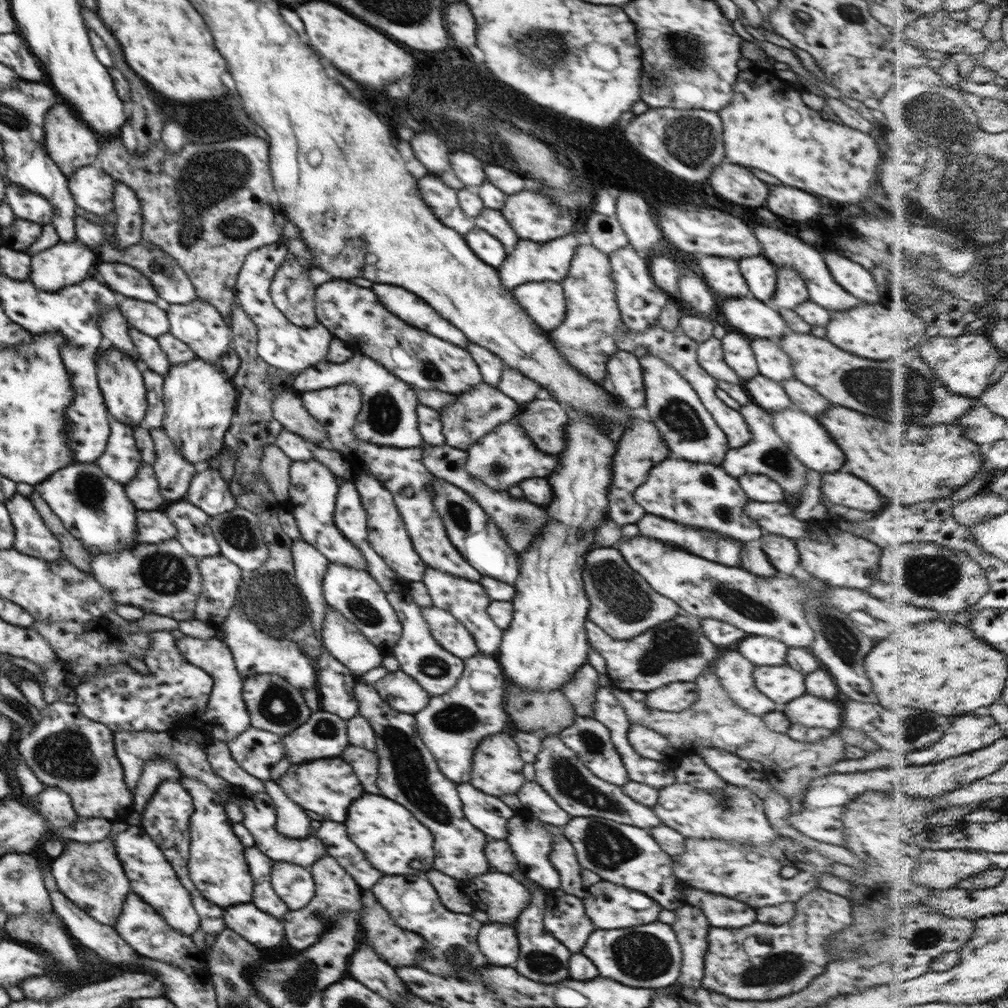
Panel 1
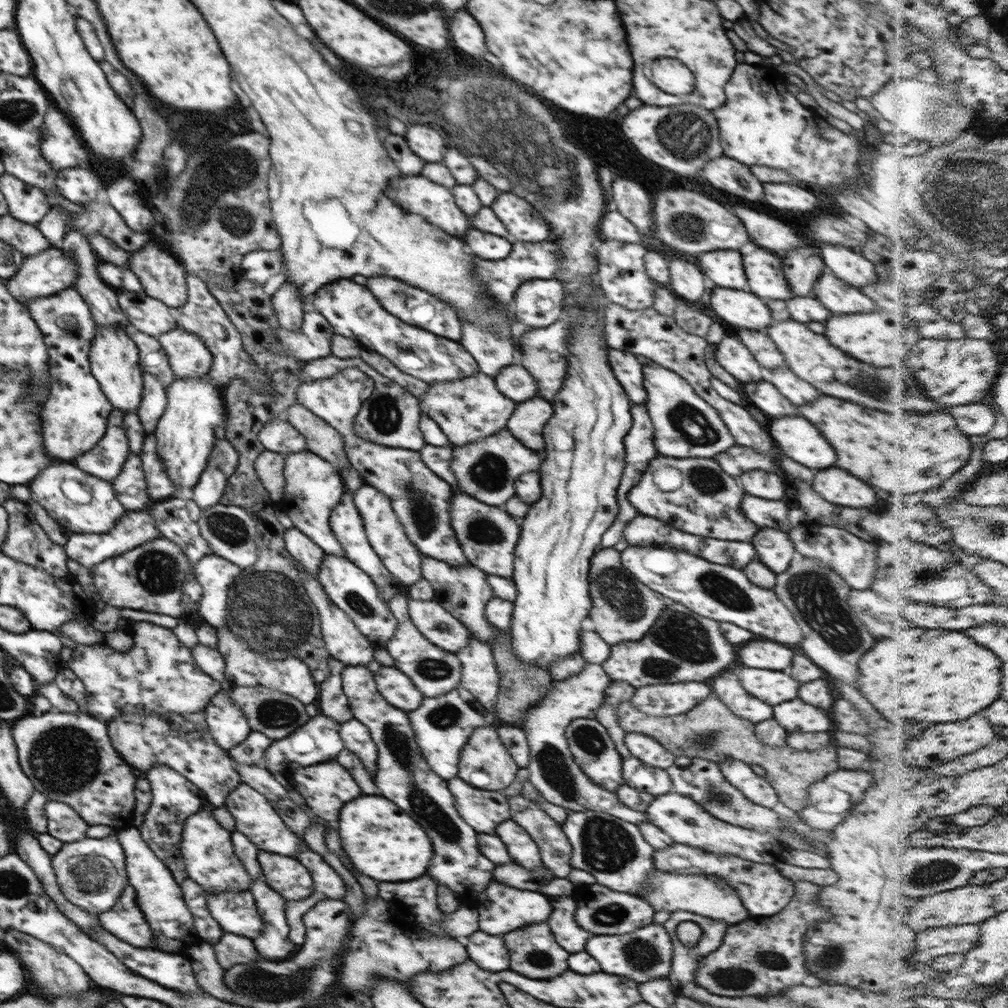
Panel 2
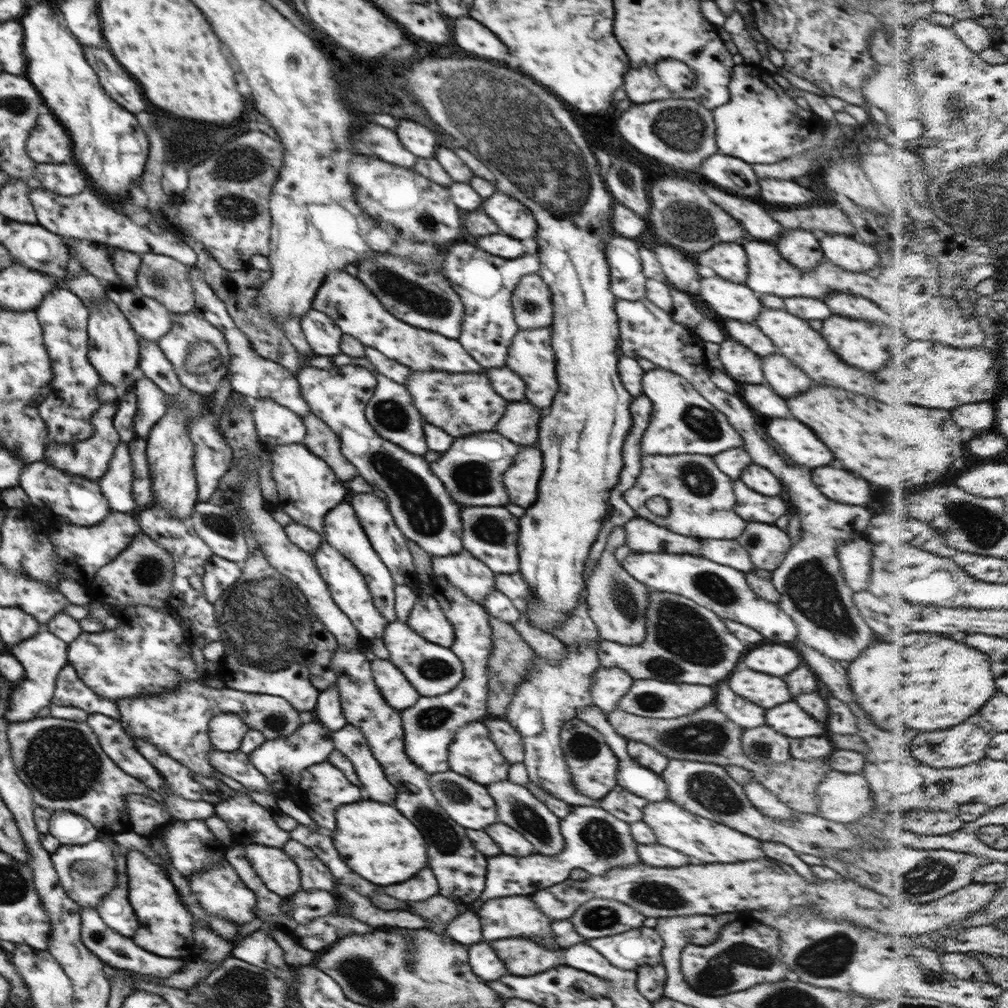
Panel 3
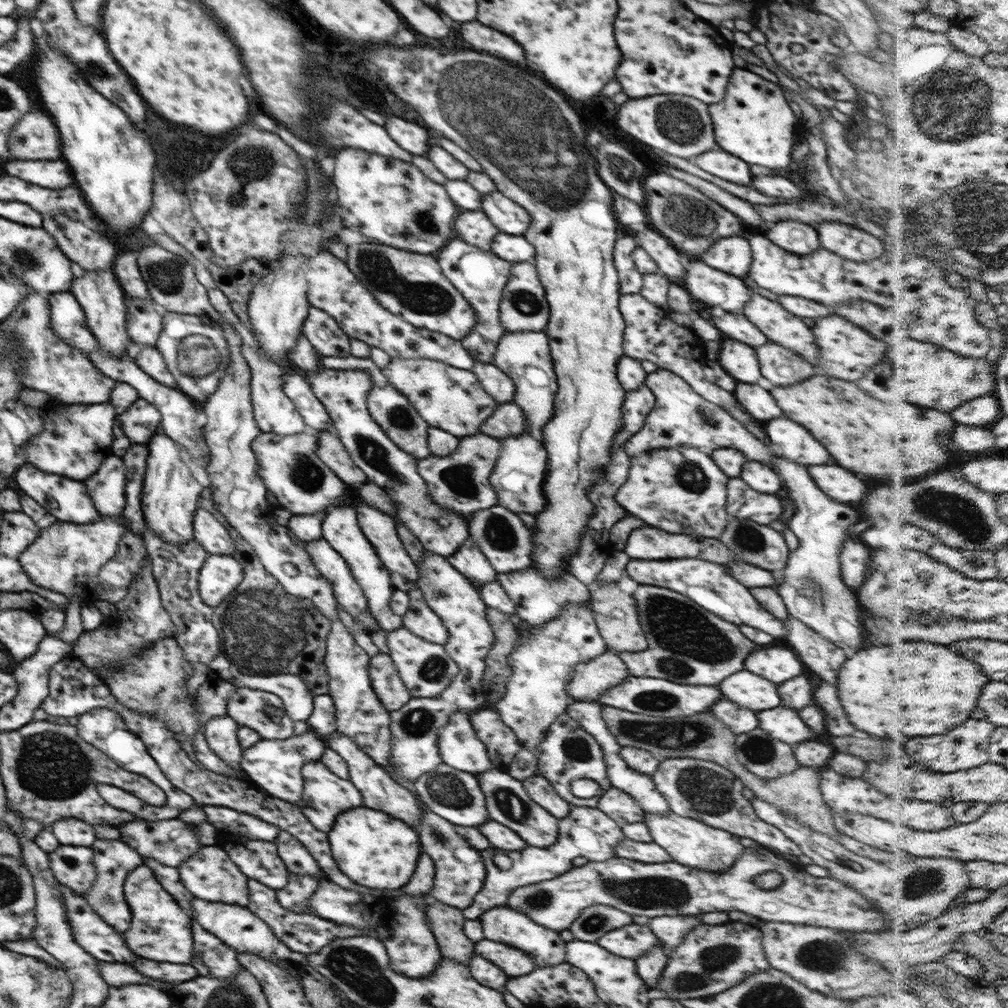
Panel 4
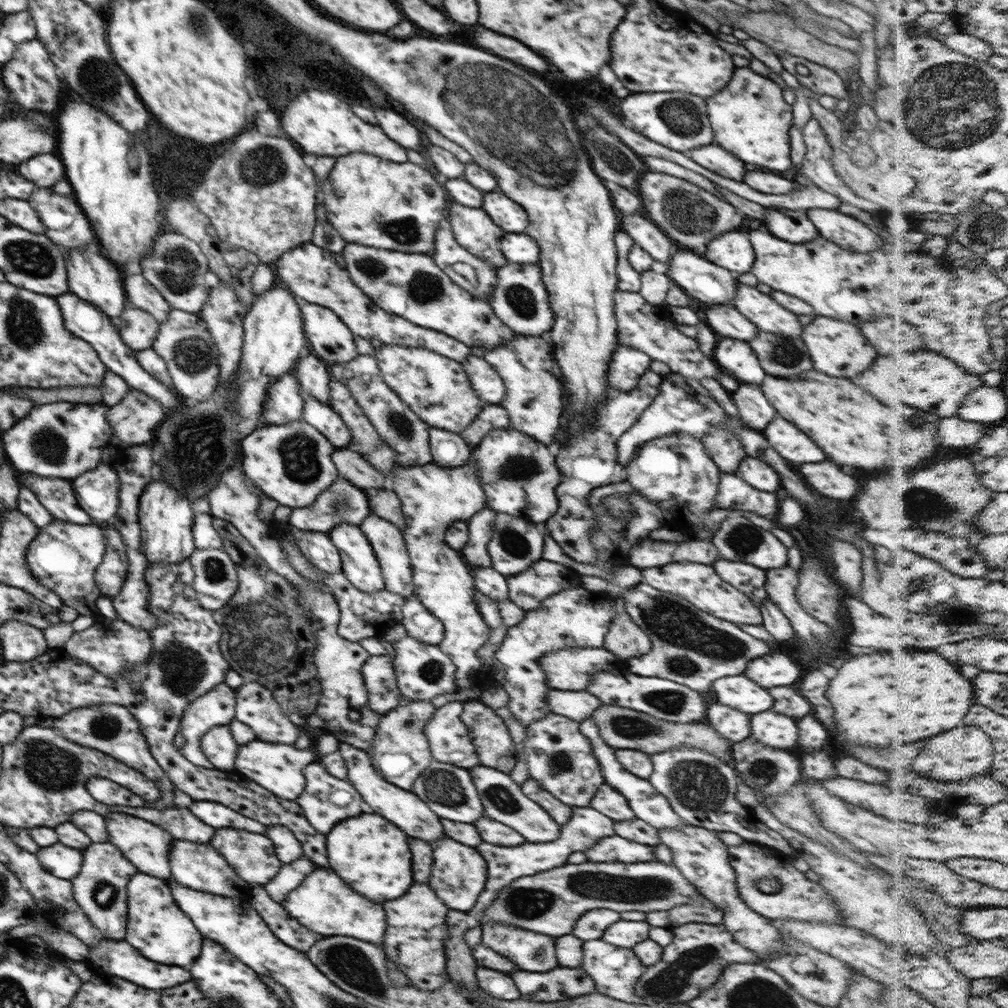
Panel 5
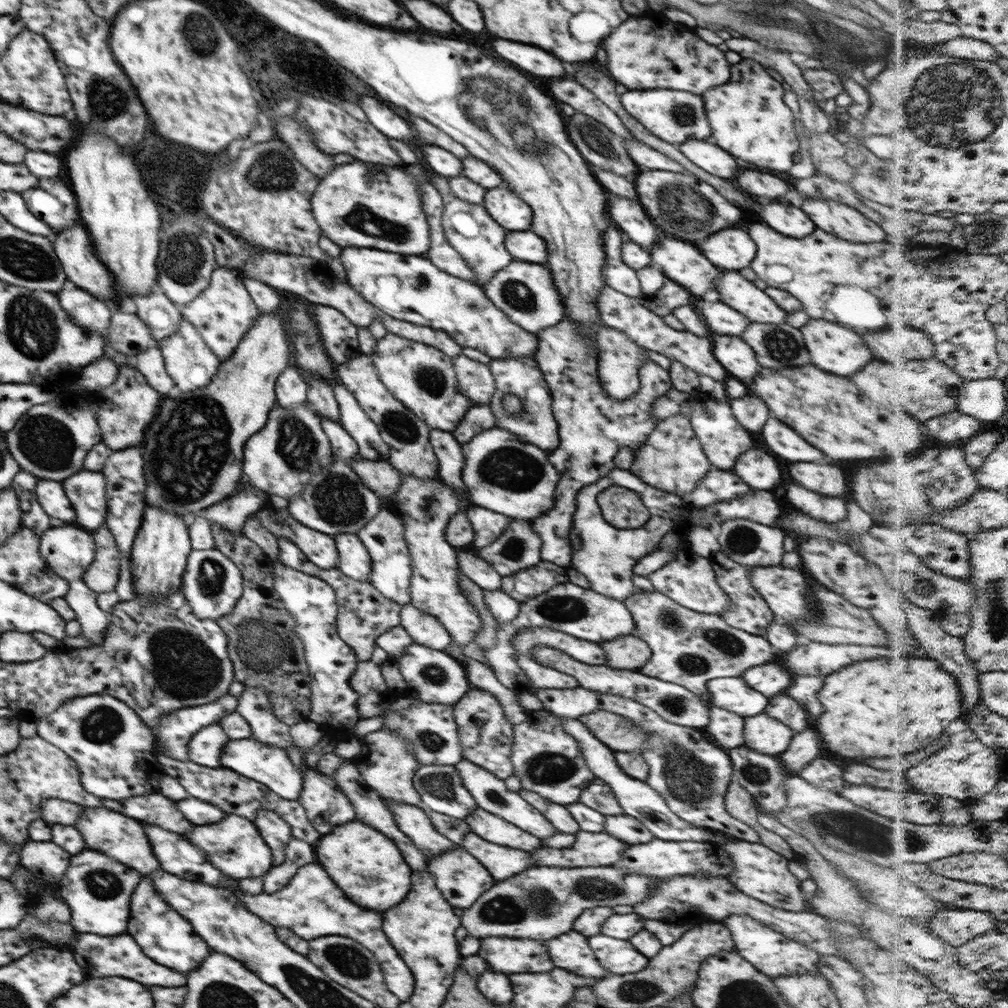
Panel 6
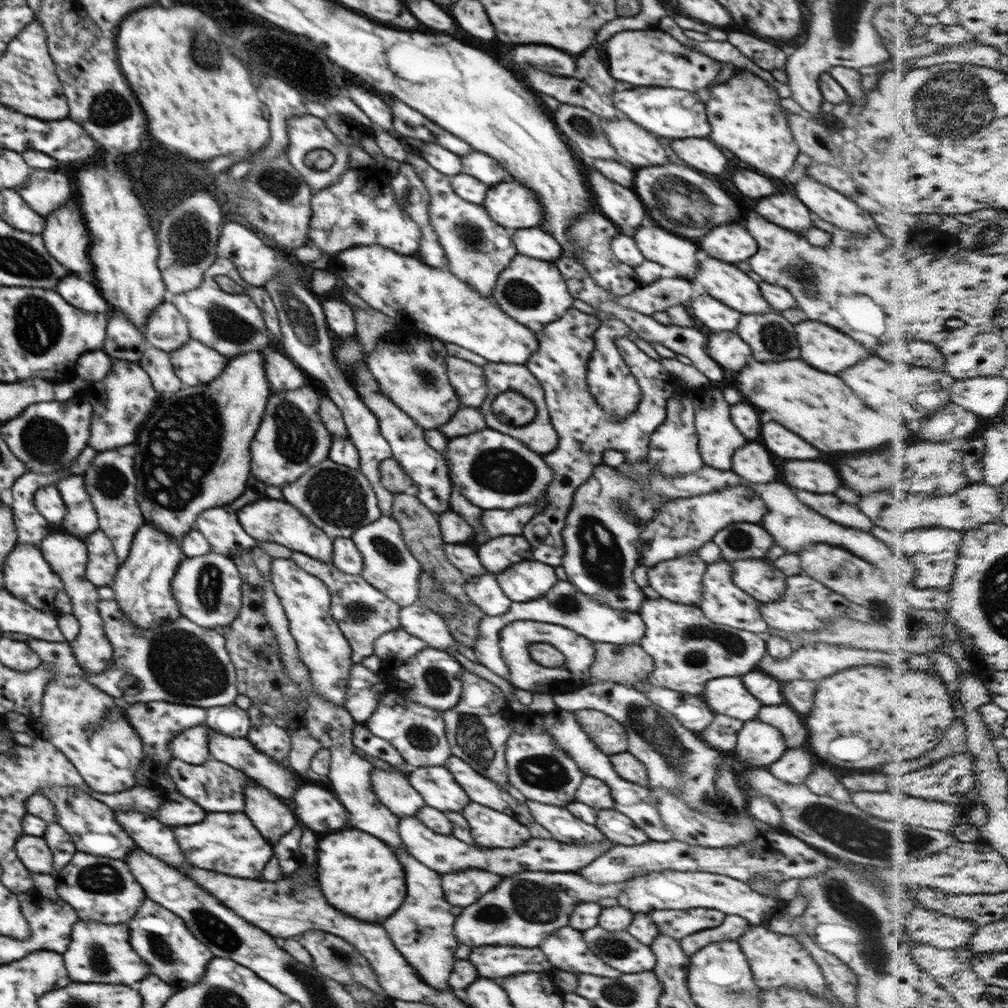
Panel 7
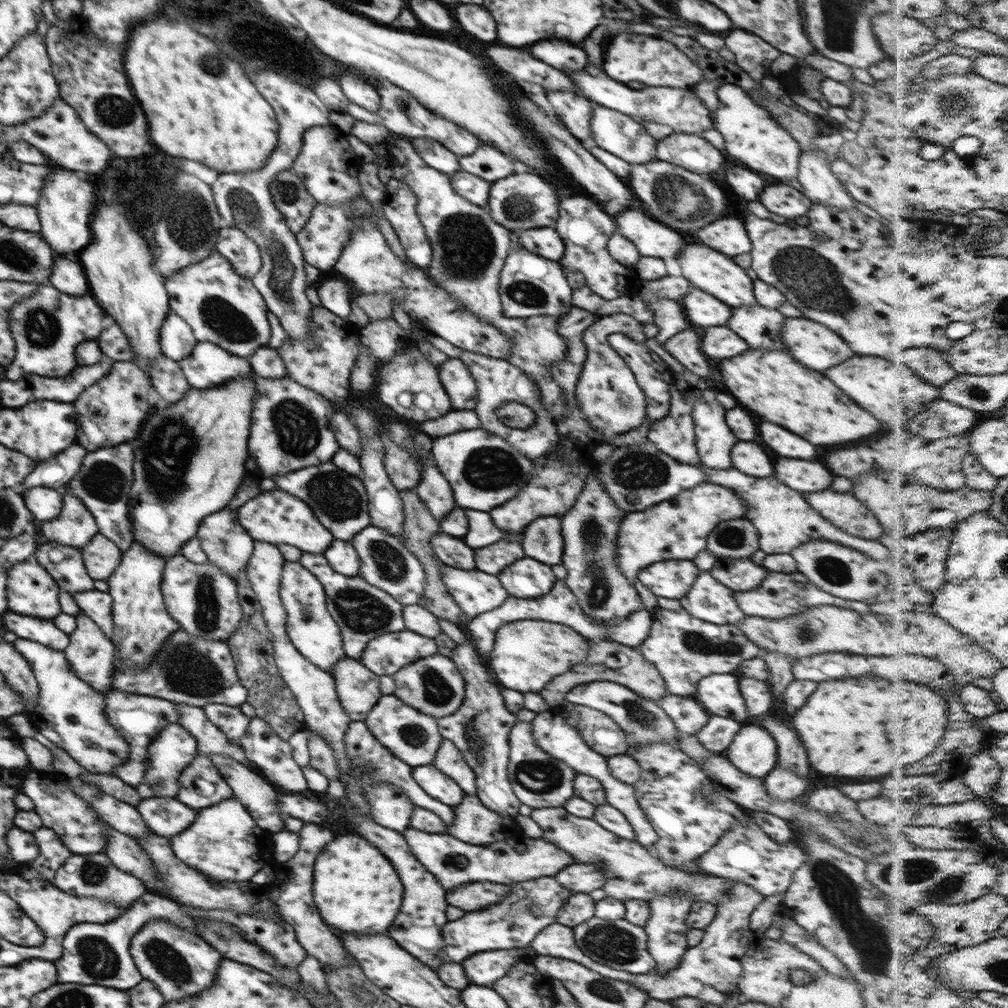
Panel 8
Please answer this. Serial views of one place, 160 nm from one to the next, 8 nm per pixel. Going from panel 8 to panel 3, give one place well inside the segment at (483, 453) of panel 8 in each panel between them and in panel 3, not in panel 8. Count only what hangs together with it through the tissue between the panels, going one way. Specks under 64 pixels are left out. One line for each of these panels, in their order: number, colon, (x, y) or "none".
3: (521, 482)
4: (518, 478)
5: (519, 475)
6: (502, 473)
7: (493, 470)

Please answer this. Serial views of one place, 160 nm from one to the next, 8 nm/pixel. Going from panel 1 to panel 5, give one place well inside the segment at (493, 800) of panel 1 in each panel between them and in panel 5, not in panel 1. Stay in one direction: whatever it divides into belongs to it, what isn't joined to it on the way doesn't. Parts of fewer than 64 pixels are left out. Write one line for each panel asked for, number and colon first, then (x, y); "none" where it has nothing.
2: (484, 810)
3: (468, 803)
4: (456, 796)
5: (449, 791)

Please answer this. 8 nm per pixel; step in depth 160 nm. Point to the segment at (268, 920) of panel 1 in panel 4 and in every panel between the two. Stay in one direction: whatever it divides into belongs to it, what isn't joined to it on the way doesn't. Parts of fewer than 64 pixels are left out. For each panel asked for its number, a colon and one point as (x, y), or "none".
2: (236, 911)
3: (220, 891)
4: (210, 875)

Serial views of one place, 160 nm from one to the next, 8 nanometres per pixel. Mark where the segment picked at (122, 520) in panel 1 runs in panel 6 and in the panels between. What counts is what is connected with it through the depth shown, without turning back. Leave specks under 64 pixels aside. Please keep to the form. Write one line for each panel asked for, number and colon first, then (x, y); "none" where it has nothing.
2: (81, 503)
3: (79, 501)
4: (67, 500)
5: (55, 494)
6: (51, 497)

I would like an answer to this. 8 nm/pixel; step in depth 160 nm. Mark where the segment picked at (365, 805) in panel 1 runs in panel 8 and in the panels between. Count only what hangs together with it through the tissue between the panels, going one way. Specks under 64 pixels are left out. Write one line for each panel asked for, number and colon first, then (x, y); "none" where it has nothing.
2: (384, 843)
3: (376, 841)
4: (372, 849)
5: (367, 852)
6: (367, 866)
7: (358, 873)
8: (356, 889)

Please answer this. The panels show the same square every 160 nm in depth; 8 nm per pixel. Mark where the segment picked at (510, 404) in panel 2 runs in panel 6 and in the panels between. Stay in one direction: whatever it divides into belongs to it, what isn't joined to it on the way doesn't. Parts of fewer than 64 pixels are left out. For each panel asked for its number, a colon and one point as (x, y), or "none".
3: (461, 404)
4: (452, 399)
5: (436, 388)
6: (422, 378)

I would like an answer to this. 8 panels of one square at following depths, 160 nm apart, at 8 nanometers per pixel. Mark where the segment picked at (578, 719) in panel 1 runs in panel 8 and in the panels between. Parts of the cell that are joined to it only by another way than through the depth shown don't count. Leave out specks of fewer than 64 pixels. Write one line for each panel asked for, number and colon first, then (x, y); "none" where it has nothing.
2: (593, 750)
3: (593, 766)
4: (567, 753)
5: (558, 755)
6: (546, 759)
7: (538, 768)
8: (539, 780)

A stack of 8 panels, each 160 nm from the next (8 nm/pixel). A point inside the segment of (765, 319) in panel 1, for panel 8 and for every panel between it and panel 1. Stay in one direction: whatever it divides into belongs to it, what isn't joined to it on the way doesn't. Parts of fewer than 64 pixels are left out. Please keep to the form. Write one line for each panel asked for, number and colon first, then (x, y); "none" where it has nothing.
2: (742, 309)
3: (736, 301)
4: (714, 287)
5: (708, 282)
6: (681, 262)
7: (657, 244)
8: (652, 239)

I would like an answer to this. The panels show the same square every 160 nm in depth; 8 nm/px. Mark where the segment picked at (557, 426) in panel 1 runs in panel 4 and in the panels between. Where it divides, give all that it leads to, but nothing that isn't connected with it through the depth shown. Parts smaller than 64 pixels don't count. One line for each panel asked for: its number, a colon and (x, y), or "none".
2: (526, 422)
3: (520, 422)
4: (507, 420)

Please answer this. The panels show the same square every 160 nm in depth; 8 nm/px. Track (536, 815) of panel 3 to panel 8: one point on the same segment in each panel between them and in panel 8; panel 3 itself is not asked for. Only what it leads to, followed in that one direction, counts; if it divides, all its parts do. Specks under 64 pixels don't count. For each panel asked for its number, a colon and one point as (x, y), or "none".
4: (507, 802)
5: (503, 801)
6: (490, 793)
7: (482, 790)
8: (448, 759)

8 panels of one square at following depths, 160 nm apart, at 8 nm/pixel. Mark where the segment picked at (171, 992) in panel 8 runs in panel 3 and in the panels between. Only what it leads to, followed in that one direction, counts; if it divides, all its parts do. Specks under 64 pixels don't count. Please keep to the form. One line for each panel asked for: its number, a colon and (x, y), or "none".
3: (166, 926)
4: (161, 930)
5: (156, 926)
6: (166, 937)
7: (177, 957)

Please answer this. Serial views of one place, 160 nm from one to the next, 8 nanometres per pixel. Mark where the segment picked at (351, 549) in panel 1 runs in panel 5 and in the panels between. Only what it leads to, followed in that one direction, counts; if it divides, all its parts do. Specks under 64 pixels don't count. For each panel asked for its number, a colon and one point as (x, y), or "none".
2: (313, 487)
3: (307, 487)
4: (289, 465)
5: (291, 462)

